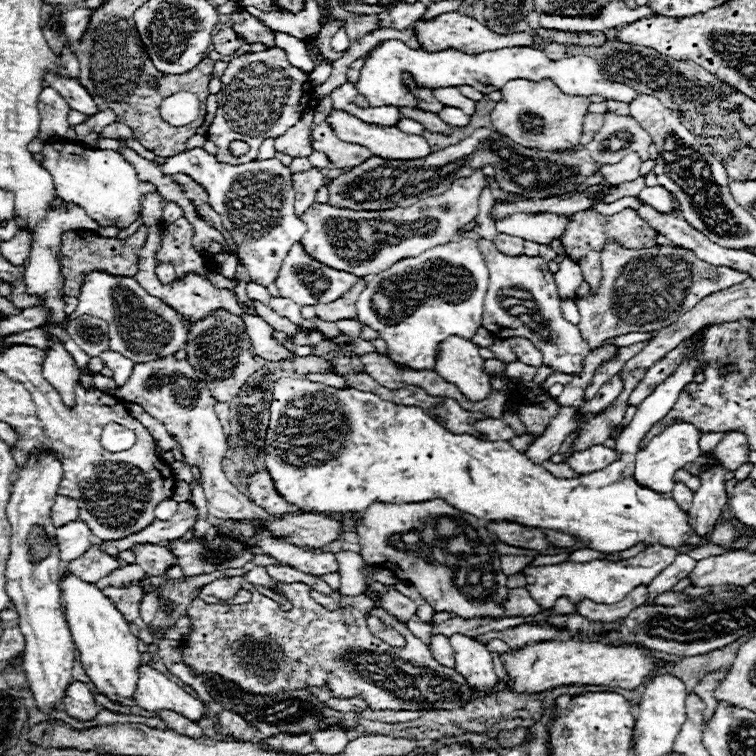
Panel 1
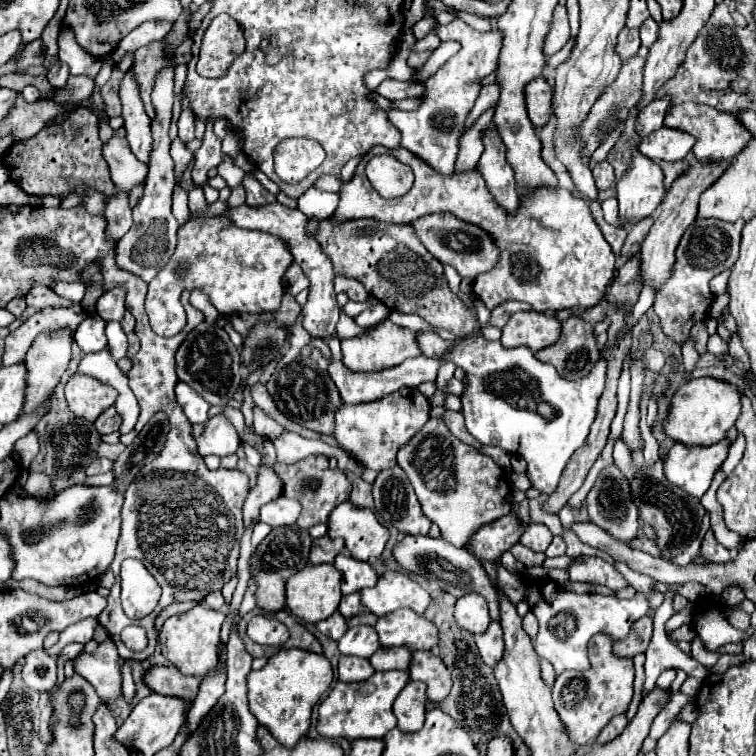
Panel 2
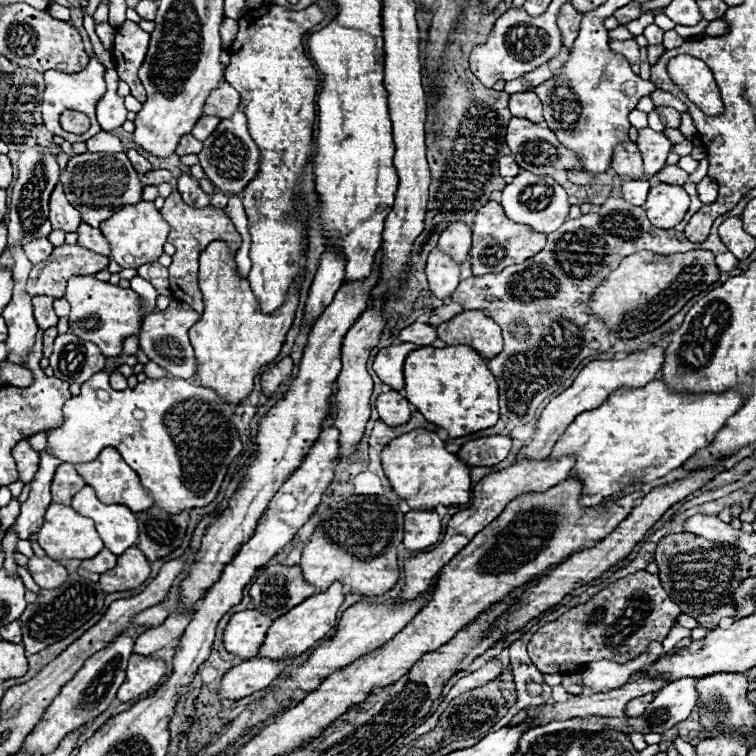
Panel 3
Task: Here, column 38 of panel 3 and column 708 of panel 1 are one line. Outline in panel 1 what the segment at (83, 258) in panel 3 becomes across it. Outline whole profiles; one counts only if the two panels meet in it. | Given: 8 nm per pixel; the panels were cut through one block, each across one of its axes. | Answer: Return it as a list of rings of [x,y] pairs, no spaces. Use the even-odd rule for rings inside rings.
[[[606,244],[602,252],[602,282],[596,292],[588,292],[582,298],[576,298],[576,306],[580,312],[580,328],[582,338],[594,350],[602,346],[604,340],[616,338],[630,332],[658,332],[670,324],[674,324],[686,310],[692,310],[702,298],[726,290],[734,284],[744,282],[750,274],[728,268],[728,266],[712,266],[700,260],[692,250],[686,248],[642,248],[642,250],[628,250],[620,248],[618,244]]]

